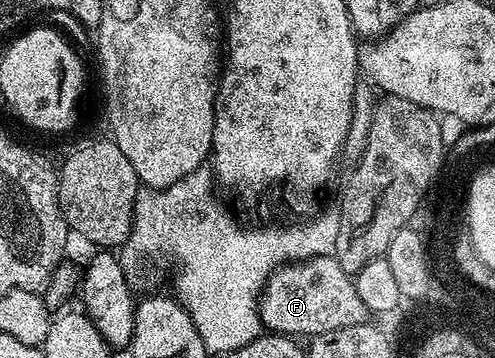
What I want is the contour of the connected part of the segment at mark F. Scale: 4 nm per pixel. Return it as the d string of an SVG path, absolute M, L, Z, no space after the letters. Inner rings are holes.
M331 255L309 256L303 262L289 262L273 270L264 284L258 301L260 309L260 323L269 333L283 334L301 338L311 338L318 334L326 334L326 330L338 330L342 326L367 324L370 320L370 311L366 302L358 298L358 290L353 277L347 272L337 269L335 259Z

